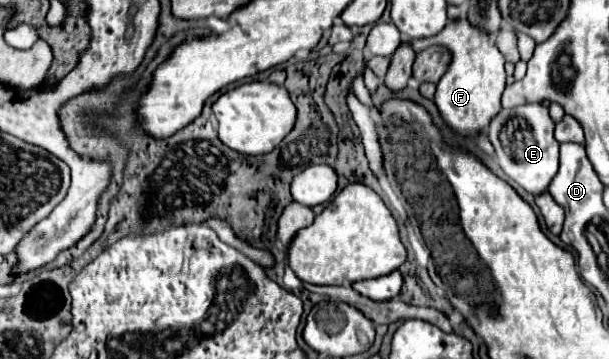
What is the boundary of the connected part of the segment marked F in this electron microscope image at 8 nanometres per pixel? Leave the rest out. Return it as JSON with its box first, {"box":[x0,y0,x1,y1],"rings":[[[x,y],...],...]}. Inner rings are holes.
{"box":[409,18,505,138],"rings":[[[463,18],[449,22],[437,36],[433,36],[433,40],[411,40],[409,44],[415,42],[419,44],[419,48],[413,46],[415,52],[433,44],[445,44],[453,52],[453,64],[449,66],[449,72],[443,76],[443,80],[437,84],[435,92],[435,106],[443,122],[457,136],[463,138],[487,134],[487,126],[501,110],[501,94],[505,88],[505,58],[501,56],[501,52],[497,52],[493,40],[479,28],[467,24],[467,20]]]}

